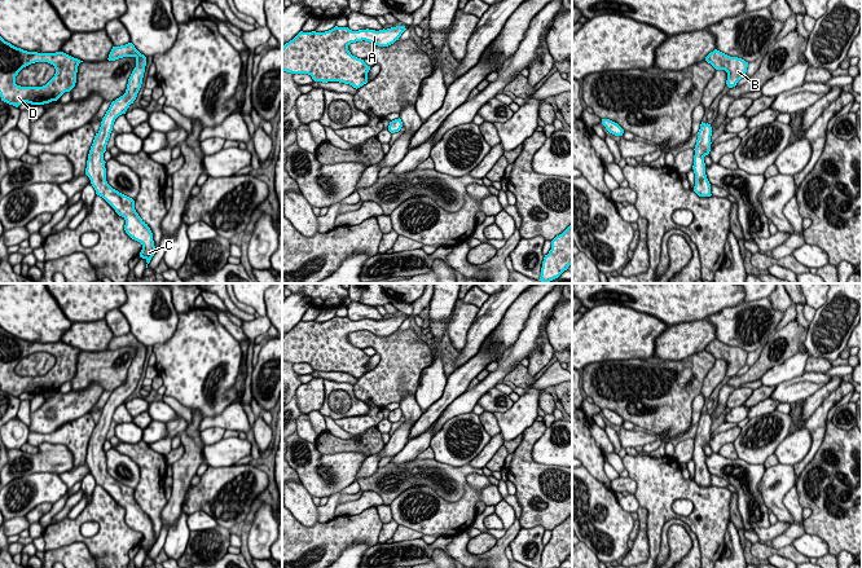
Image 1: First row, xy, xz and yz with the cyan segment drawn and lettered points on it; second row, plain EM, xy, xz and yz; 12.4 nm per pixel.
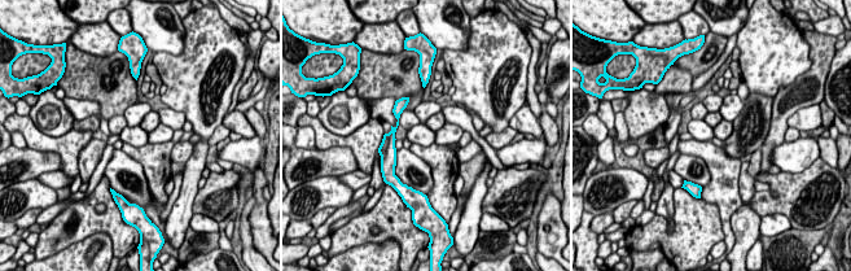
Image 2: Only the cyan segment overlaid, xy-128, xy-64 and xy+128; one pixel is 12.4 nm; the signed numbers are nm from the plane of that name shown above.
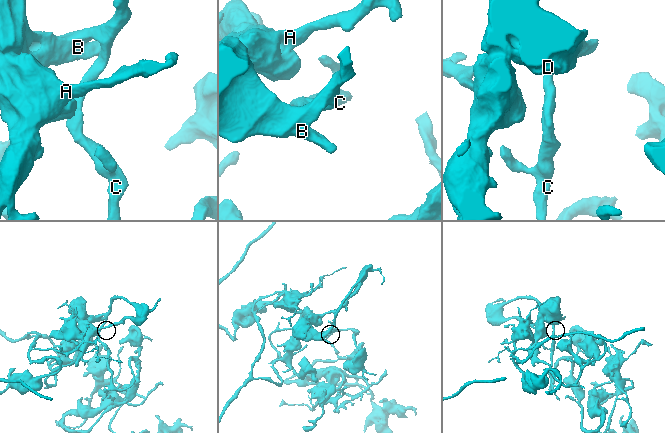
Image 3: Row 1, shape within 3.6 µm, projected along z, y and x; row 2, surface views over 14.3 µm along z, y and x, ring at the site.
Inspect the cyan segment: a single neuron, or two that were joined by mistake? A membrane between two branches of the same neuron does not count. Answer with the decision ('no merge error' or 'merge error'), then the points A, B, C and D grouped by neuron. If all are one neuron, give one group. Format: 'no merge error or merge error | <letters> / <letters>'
no merge error | A B C D

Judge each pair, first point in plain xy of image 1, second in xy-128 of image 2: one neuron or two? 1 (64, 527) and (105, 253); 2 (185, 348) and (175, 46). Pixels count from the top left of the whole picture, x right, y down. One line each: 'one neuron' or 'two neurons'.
1: two neurons
2: two neurons

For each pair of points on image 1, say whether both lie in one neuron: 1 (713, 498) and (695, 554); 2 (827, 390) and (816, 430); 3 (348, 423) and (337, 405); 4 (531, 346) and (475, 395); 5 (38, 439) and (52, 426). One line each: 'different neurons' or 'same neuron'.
1: different neurons
2: different neurons
3: different neurons
4: same neuron
5: different neurons

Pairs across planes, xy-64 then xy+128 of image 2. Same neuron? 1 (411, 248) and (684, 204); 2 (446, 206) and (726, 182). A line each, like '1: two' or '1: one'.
1: one
2: one

